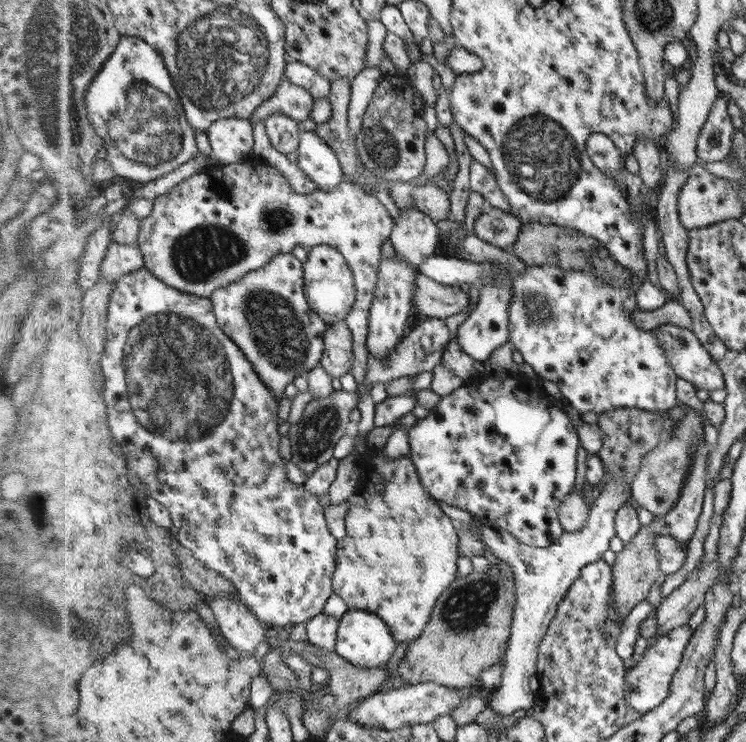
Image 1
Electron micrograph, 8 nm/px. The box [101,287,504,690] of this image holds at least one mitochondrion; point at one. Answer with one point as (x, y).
(179, 382)

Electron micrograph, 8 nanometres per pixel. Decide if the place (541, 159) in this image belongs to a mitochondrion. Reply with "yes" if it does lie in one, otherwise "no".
yes

